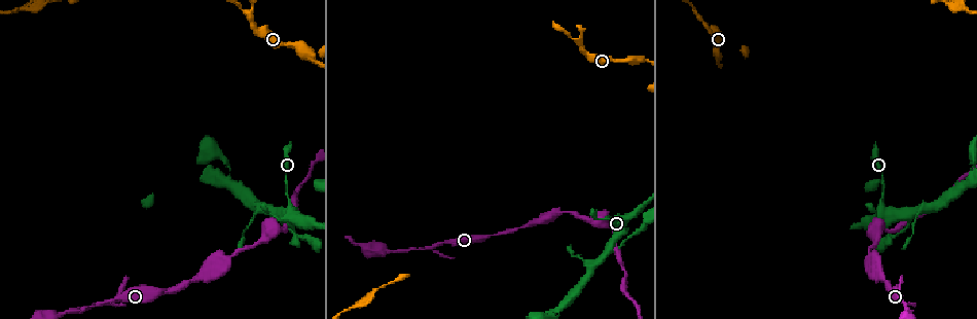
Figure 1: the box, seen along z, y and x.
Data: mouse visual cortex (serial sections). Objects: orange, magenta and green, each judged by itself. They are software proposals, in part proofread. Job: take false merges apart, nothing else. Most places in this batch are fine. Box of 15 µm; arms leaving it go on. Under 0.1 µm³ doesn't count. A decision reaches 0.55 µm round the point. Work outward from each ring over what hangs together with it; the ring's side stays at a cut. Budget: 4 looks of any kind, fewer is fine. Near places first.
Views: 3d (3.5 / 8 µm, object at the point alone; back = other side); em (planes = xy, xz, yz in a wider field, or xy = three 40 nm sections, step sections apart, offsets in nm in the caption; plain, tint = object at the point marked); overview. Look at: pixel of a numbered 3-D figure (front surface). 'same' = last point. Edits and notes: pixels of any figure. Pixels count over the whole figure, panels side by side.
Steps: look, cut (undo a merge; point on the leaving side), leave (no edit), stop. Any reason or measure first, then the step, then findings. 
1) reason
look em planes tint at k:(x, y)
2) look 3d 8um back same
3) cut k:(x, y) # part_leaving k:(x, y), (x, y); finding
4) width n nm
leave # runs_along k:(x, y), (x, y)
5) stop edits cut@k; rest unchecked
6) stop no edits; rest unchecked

thin neck
look 3d 8um at 1:(905, 306)

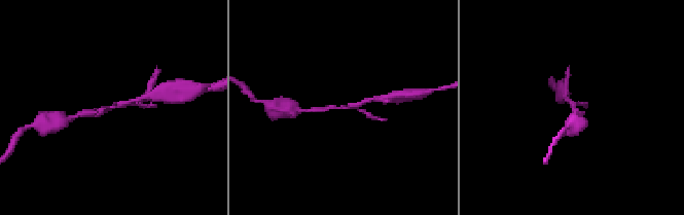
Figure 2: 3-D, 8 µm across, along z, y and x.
look em xy step 2 tint at 2:(574, 109)

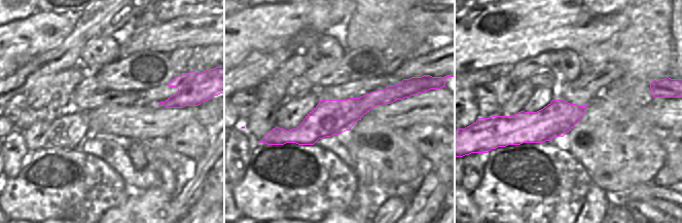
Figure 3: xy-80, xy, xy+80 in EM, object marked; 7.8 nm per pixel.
width 280 nm
leave # runs_along 2:(135, 100), (79, 115); all the same cell

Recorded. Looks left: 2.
three-way junction
look 3d 3.5um at 1:(578, 40)

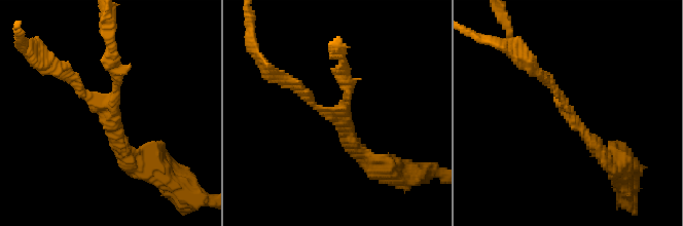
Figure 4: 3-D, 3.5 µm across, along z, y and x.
arms 3; arm_widths 100, 150, 250 nm; shape alone is not enough
look em xy step 1 tint at 4:(338, 113)

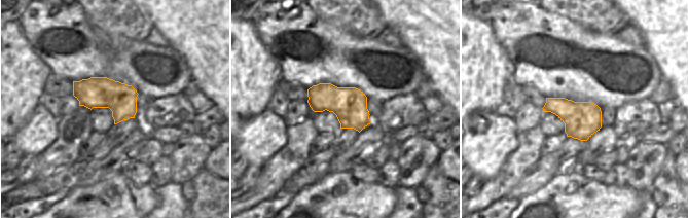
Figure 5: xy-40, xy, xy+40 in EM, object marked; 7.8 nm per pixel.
leave # runs_along 4:(134, 165), (106, 108), (59, 74); continuous, no second cell

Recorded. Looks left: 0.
stop no edits; rest unchecked

